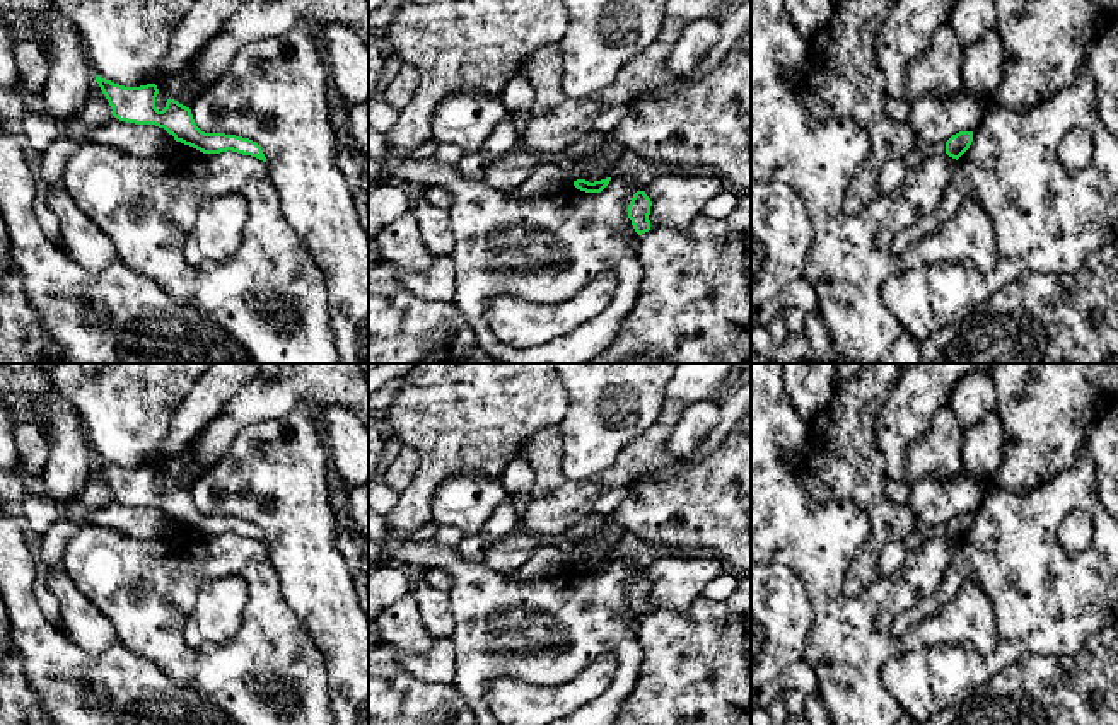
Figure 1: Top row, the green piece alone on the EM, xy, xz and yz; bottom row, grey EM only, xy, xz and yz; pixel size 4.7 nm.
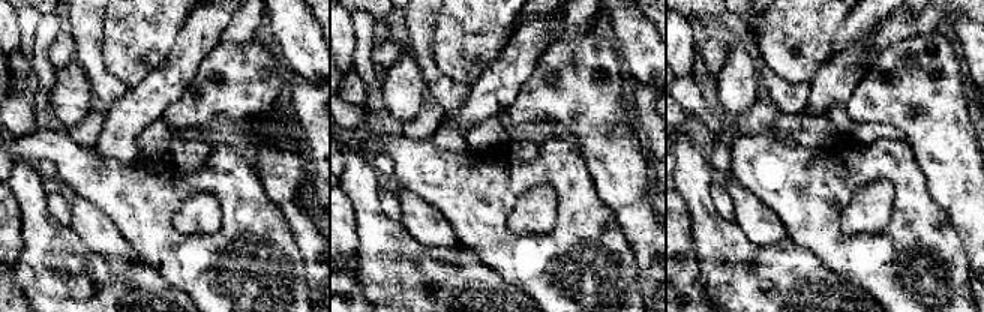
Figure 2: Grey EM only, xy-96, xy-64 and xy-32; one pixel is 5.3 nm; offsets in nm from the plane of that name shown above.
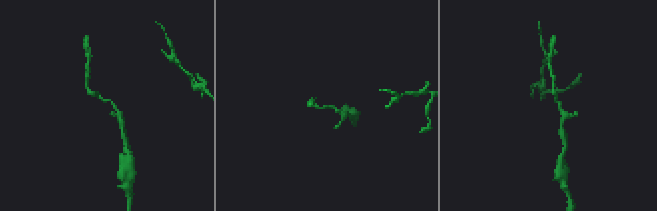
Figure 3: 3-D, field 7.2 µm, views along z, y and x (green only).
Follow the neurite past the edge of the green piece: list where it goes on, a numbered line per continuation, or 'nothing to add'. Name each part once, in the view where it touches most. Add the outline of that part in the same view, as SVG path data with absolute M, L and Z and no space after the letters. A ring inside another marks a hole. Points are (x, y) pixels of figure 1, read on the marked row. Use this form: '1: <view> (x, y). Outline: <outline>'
nothing to add

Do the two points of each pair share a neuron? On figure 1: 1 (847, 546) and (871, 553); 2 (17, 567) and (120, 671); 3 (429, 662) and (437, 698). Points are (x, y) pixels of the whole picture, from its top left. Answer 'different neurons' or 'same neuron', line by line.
1: different neurons
2: same neuron
3: different neurons

